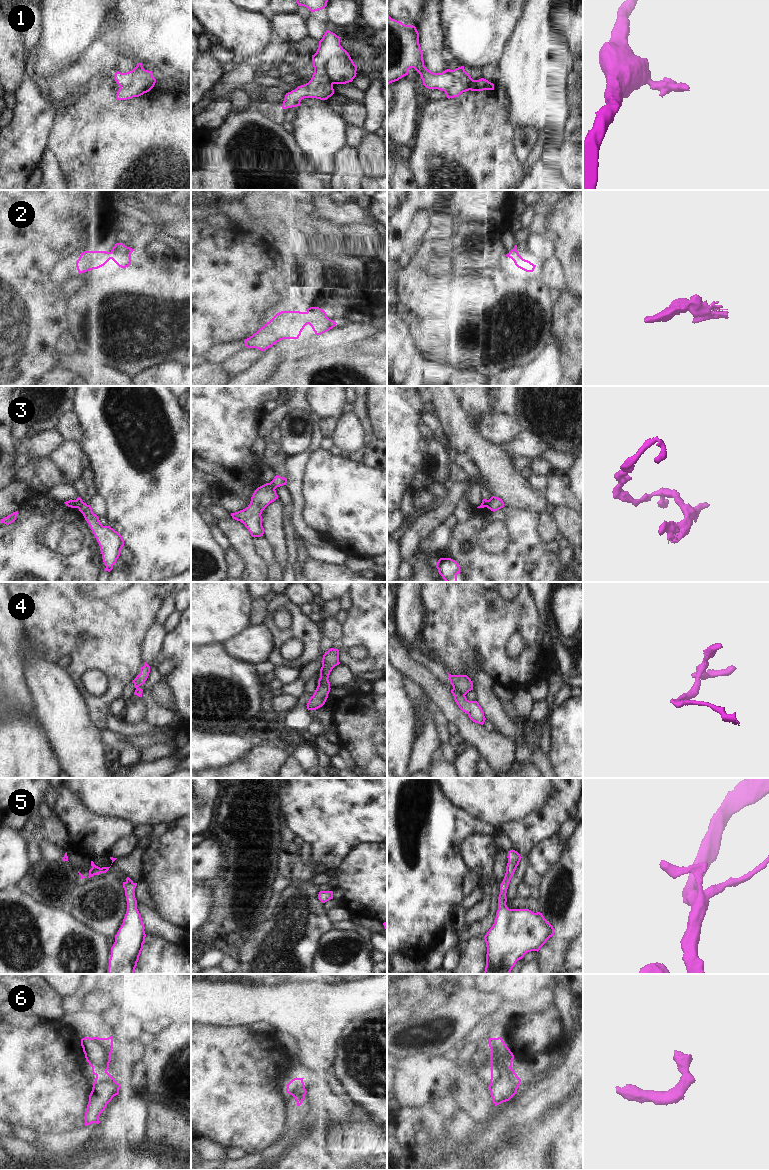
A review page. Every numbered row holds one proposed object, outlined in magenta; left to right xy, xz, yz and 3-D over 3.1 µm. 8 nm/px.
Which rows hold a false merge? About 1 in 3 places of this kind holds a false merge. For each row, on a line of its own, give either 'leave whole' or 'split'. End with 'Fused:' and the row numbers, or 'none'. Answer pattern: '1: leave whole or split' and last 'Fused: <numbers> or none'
1: split
2: leave whole
3: split
4: split
5: leave whole
6: leave whole
Fused: 1, 3, 4

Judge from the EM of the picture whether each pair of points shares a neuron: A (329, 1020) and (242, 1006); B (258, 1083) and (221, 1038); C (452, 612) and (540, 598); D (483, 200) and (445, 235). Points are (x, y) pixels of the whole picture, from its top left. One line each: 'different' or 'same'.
A: same
B: same
C: different
D: different

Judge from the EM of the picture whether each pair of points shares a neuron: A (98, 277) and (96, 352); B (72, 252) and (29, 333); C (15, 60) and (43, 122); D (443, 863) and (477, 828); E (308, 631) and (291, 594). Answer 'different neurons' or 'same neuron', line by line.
A: same neuron
B: same neuron
C: different neurons
D: same neuron
E: different neurons

